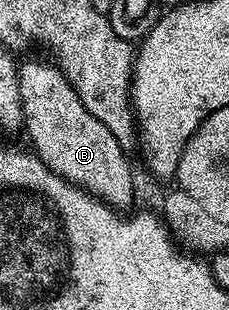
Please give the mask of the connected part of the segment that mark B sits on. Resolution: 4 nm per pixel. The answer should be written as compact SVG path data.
M30 60L23 63L18 70L20 78L20 98L22 99L22 119L24 132L30 135L32 151L60 178L64 178L69 184L75 184L78 188L89 192L98 200L103 200L107 206L115 210L126 210L134 200L134 172L130 169L131 157L116 142L116 137L100 118L92 118L88 114L88 106L80 102L80 94L68 82L68 78L58 68L57 64L46 60Z

